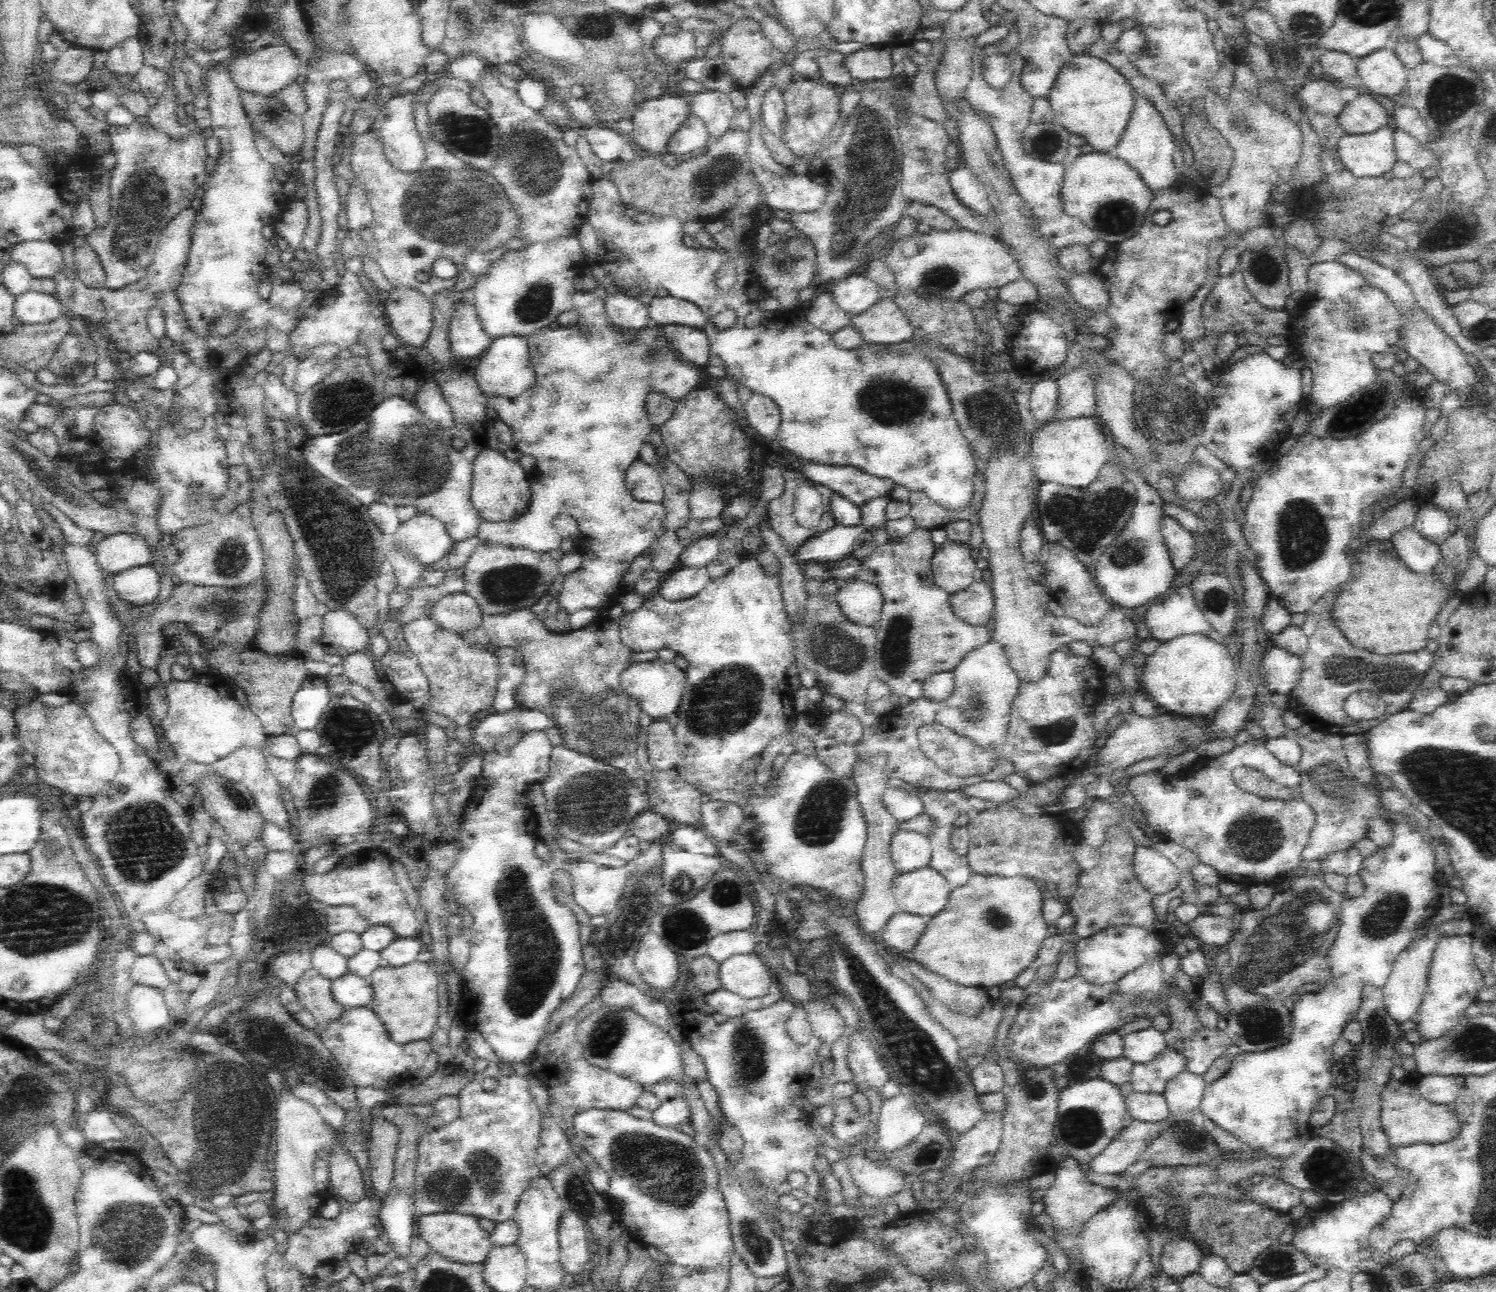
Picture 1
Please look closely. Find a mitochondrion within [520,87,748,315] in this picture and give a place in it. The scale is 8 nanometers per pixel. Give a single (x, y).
(718, 172)

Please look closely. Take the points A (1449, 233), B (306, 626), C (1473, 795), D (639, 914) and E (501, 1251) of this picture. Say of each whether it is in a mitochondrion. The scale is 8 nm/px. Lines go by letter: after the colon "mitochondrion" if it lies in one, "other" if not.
A: mitochondrion
B: other
C: mitochondrion
D: mitochondrion
E: other

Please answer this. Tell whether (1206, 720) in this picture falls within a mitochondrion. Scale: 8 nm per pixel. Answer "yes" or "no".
no

